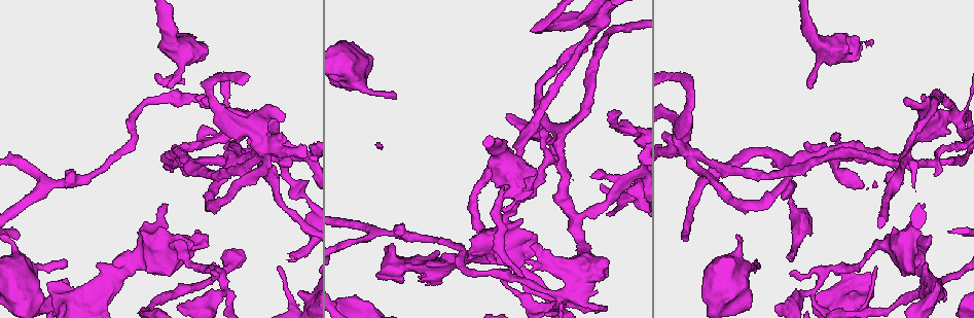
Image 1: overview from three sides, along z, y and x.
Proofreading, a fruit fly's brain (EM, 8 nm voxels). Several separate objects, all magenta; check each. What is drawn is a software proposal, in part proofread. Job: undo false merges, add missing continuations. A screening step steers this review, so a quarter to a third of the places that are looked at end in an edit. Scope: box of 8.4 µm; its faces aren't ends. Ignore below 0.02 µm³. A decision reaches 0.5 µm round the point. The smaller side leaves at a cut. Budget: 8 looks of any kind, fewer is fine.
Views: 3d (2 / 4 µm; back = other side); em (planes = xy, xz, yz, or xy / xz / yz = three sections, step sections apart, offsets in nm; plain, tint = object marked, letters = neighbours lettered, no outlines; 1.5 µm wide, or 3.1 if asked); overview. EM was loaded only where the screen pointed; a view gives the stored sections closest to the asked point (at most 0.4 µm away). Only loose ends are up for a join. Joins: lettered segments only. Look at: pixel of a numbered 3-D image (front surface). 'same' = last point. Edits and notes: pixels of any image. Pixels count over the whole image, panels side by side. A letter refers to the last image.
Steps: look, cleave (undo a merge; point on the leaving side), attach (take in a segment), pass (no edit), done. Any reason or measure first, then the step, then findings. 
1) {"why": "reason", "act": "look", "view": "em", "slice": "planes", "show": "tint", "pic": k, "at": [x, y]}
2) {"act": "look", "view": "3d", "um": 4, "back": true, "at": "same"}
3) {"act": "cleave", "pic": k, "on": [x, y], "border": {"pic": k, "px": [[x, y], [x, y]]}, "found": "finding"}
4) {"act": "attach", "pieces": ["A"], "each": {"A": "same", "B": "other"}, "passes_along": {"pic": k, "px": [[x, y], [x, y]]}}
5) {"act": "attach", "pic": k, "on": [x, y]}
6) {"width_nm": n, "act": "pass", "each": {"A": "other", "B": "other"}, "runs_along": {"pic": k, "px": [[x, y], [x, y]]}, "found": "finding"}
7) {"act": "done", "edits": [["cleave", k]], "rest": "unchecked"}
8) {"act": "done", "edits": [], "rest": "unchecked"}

{"why": "stops while still wide", "act": "look", "view": "em", "um": 3.1, "slice": "planes", "show": "letters", "pic": 1, "at": [529, 194]}

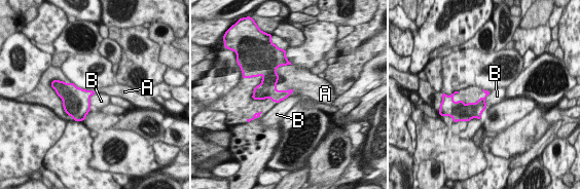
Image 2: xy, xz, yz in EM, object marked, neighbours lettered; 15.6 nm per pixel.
{"longest_contact_nm": ["B", 220], "act": "attach", "pieces": ["A"], "each": {"A": "same", "B": "other"}, "found": "the neuron continues"}

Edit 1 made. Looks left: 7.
{"why": "thin end", "act": "look", "view": "em", "slice": "planes", "show": "tint", "pic": 1, "at": [757, 263]}

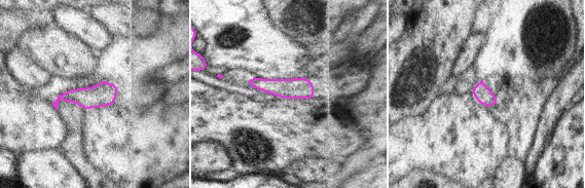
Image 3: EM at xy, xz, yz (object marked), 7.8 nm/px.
{"act": "look", "view": "em", "slice": "planes", "show": "letters", "at": "same"}

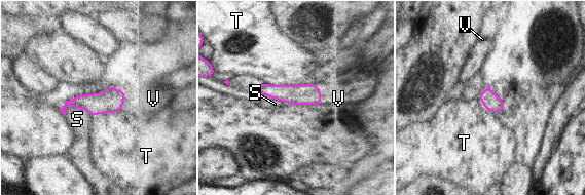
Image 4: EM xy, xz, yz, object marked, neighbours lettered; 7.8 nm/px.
{"act": "attach", "pieces": ["V"], "each": {"S": "other", "T": "other", "V": "same"}, "passes_along": {"pic": 4, "px": [[111, 101], [122, 100], [153, 99]]}, "found": "the neuron continues"}

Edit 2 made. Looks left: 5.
{"act": "done", "edits": [["attach", 2], ["attach", 4]], "rest": "unchecked"}

